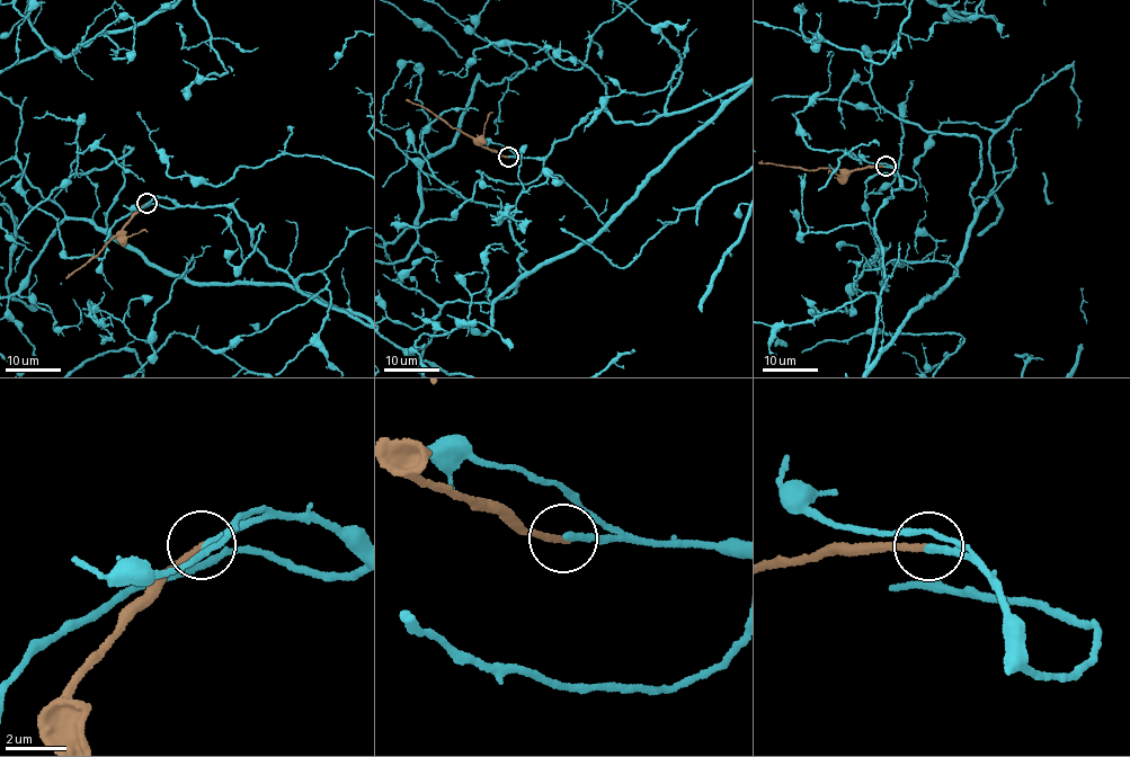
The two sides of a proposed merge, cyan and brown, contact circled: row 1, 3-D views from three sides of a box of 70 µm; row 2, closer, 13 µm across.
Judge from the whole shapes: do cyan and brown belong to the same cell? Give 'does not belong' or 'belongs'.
belongs

